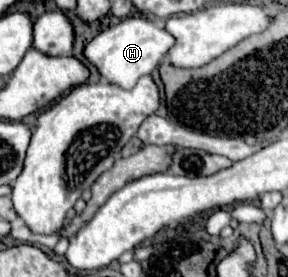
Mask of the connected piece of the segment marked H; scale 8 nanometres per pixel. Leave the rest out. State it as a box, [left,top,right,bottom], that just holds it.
[82,16,174,88]

